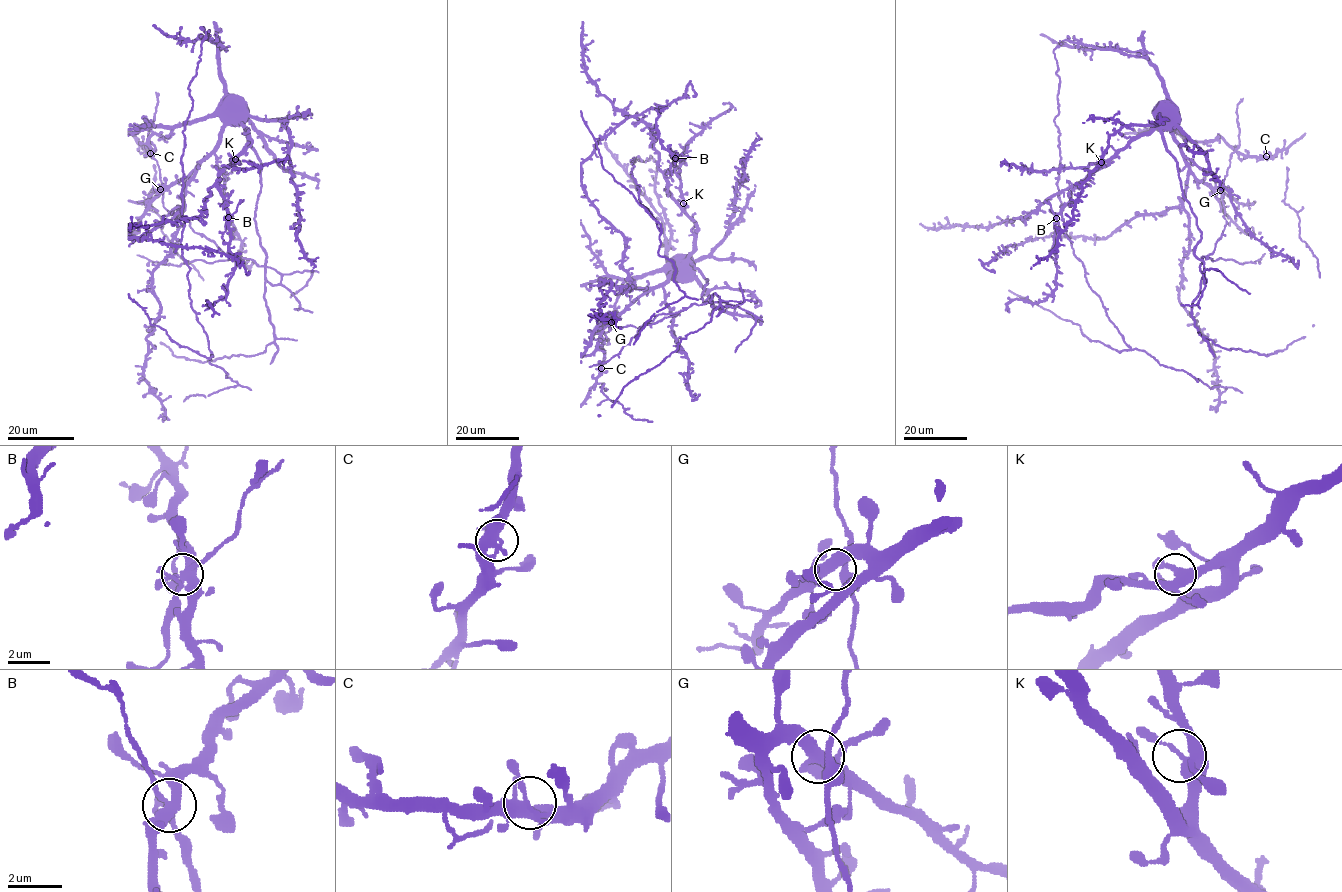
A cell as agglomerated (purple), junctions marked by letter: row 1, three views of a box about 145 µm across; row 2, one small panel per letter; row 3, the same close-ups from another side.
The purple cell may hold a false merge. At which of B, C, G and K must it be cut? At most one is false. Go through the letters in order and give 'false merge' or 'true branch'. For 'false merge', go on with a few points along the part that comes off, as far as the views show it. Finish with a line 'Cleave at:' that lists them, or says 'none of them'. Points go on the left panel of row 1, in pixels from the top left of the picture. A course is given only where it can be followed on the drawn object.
B: true branch
C: true branch
G: true branch
K: true branch
Cleave at: none of them

